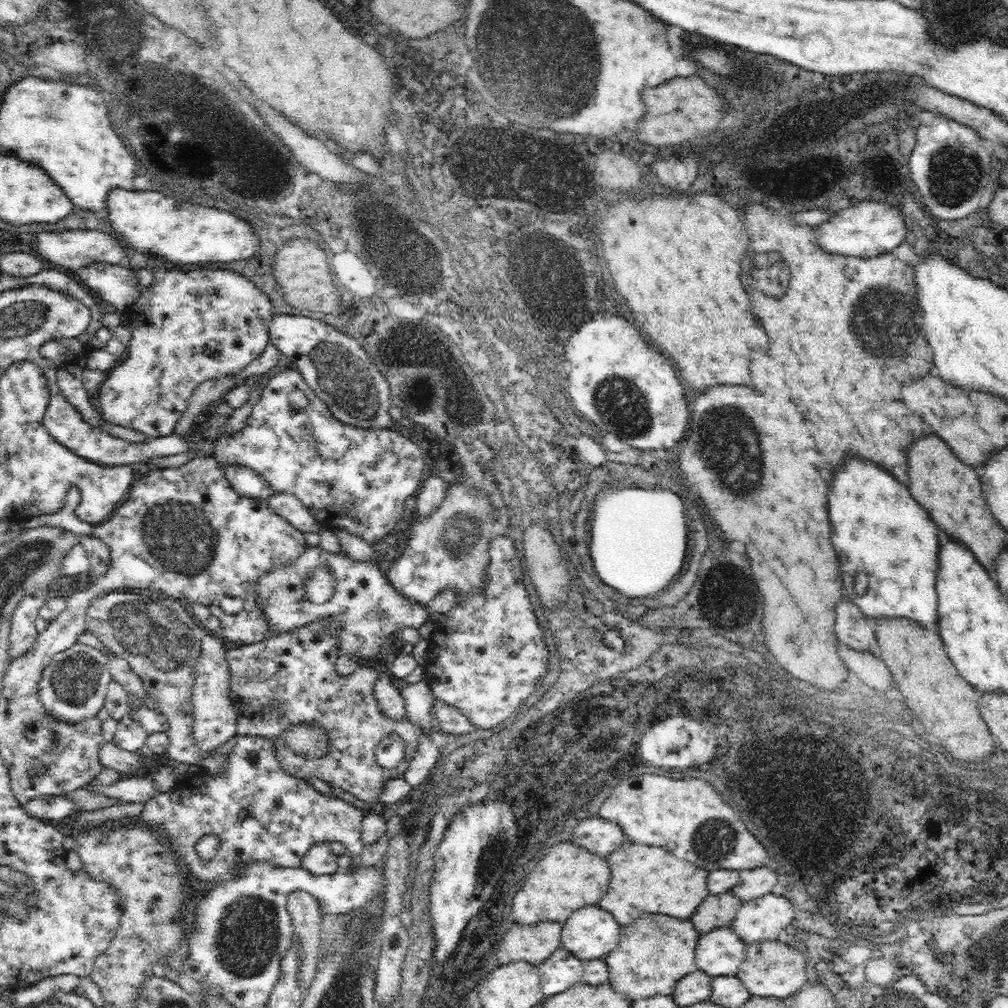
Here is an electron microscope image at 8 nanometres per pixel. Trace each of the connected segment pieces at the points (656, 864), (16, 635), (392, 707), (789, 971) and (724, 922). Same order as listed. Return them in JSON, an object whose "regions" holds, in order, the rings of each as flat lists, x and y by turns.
{"regions":[[[624,844,608,858,612,876,610,892,599,900,600,908,608,910,618,924,632,924,644,912,668,914,674,918,690,918,696,906,710,894,706,888,708,872,696,868,692,862,684,862,666,852,666,848]],[[52,584,36,590,32,595,26,595,16,607,11,618,10,646,8,655,10,661,16,661,34,645,38,637,35,620,38,618,40,607,45,603,44,594,52,589]],[[379,674,376,680,374,695,376,701,385,713,392,719,406,717,406,708,404,698,401,696,400,686,395,678,390,674]],[[779,938,764,940,762,943,748,944,744,963,740,965,735,976,744,983,750,995,765,997,766,999,783,999,800,991,806,982,804,968,806,968,804,955,799,950,788,946,782,938]],[[732,892,710,896,700,904,700,908,696,910,696,914,690,920,700,934,706,934,716,928,730,927,741,906,741,901]]]}

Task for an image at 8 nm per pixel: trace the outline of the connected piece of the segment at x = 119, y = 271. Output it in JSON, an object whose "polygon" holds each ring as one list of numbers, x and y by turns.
{"polygon":[[93,263,80,268,80,270,76,272,77,278,81,278,81,280,90,287,90,292,93,293,98,300,111,304,119,313,124,314,126,308,134,304,141,296,140,283,138,283,136,270,132,270,132,268,125,263]]}

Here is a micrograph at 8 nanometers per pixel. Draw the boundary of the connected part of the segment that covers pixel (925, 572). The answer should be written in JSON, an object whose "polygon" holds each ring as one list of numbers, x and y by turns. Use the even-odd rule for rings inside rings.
{"polygon":[[848,460,834,476,828,504,832,542,844,570,844,596,876,623,880,619,909,619,924,629,936,626,939,604,934,588,939,575,938,526,912,498,910,490,872,462],[860,574,870,576,870,586,866,586,864,594,854,590]]}

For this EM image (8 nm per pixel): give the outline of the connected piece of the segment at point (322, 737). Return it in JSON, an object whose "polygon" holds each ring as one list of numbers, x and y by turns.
{"polygon":[[317,723,291,727,282,740,296,752,309,753,312,757,324,756,328,750,325,731]]}

